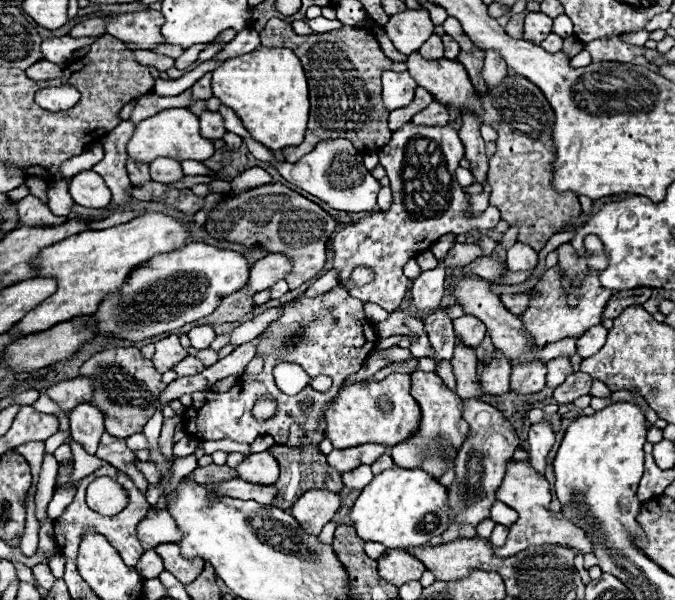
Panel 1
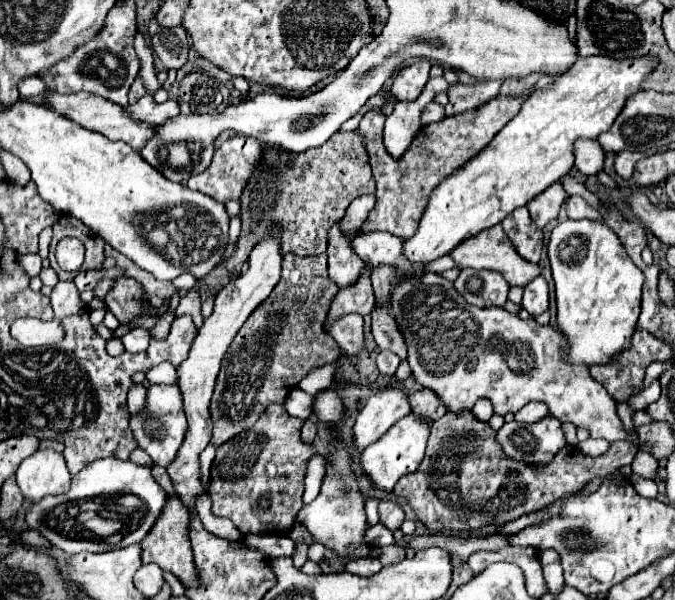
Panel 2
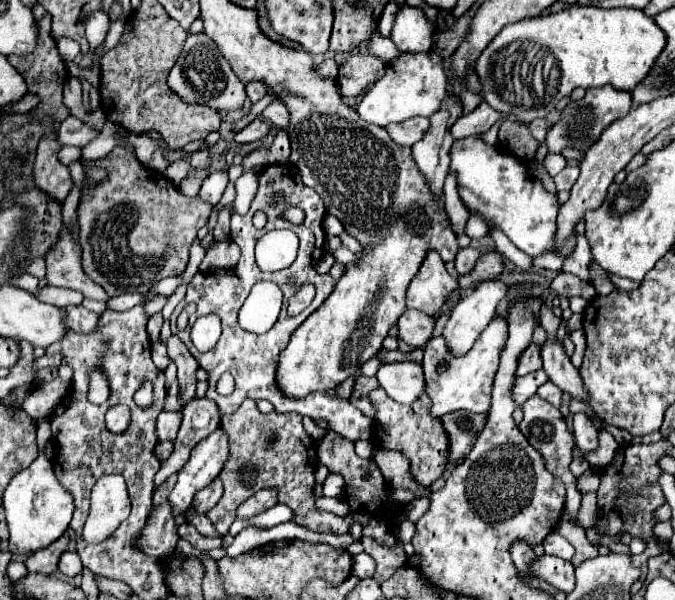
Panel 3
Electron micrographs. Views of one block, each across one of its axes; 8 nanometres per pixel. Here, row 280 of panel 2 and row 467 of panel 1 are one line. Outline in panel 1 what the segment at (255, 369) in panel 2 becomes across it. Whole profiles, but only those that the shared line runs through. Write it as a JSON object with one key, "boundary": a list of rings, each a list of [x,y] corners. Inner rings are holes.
{"boundary":[[[274,444],[274,446],[270,446],[270,454],[274,454],[274,458],[278,458],[278,464],[280,464],[280,478],[274,482],[274,486],[278,490],[278,498],[274,498],[274,502],[272,502],[272,506],[276,506],[276,508],[290,510],[294,506],[294,502],[306,490],[326,488],[326,482],[336,482],[336,490],[338,492],[344,488],[344,484],[340,480],[340,474],[336,470],[330,470],[330,466],[326,462],[326,456],[320,454],[318,446],[314,446],[314,448],[310,446],[306,450],[298,450],[298,448]]]}

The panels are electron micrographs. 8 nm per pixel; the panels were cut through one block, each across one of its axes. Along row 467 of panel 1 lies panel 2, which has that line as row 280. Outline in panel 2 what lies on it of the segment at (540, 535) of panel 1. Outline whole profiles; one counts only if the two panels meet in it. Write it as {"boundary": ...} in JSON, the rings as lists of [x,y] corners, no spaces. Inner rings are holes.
{"boundary":[[[500,224],[498,226],[492,226],[488,230],[482,230],[476,236],[466,238],[448,256],[456,262],[458,268],[476,268],[476,270],[488,268],[488,270],[496,270],[496,272],[500,272],[506,278],[506,282],[510,286],[526,286],[528,282],[532,282],[540,274],[538,264],[530,264],[524,258],[520,258],[518,252],[514,252],[514,246],[508,240],[508,236],[504,234],[504,230],[502,230]]]}

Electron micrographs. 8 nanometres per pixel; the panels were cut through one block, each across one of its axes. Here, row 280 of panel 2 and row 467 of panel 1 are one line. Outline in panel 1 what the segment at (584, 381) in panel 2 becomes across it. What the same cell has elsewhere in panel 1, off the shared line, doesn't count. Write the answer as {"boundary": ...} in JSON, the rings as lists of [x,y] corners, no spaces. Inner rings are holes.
{"boundary":[[[416,370],[411,374],[411,383],[410,394],[420,406],[420,426],[410,440],[392,446],[392,460],[396,466],[420,468],[426,470],[430,478],[440,478],[450,468],[450,462],[456,458],[468,434],[468,422],[462,418],[464,400],[448,390],[448,386],[434,372]]]}

